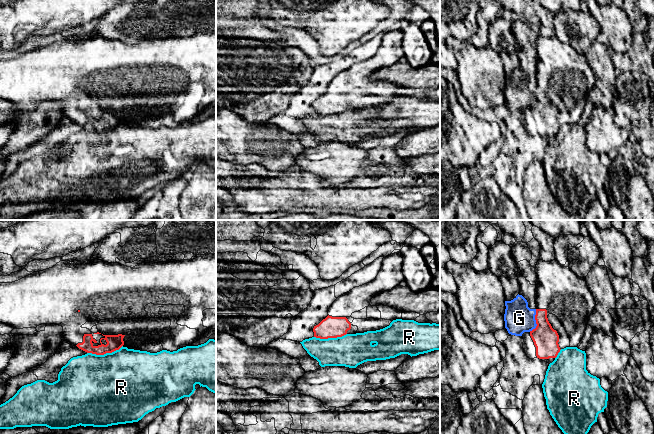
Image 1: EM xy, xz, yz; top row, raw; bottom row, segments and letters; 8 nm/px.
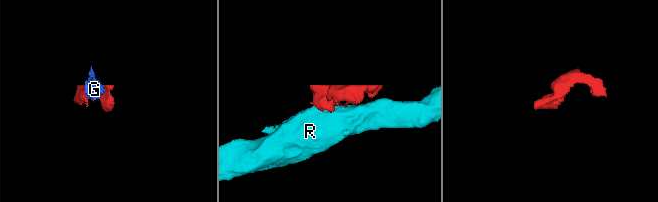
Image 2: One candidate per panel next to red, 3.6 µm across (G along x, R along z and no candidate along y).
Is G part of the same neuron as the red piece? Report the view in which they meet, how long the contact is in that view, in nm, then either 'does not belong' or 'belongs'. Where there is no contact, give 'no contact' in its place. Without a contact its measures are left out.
meets red in yz; contact 190 nm long; does not belong

